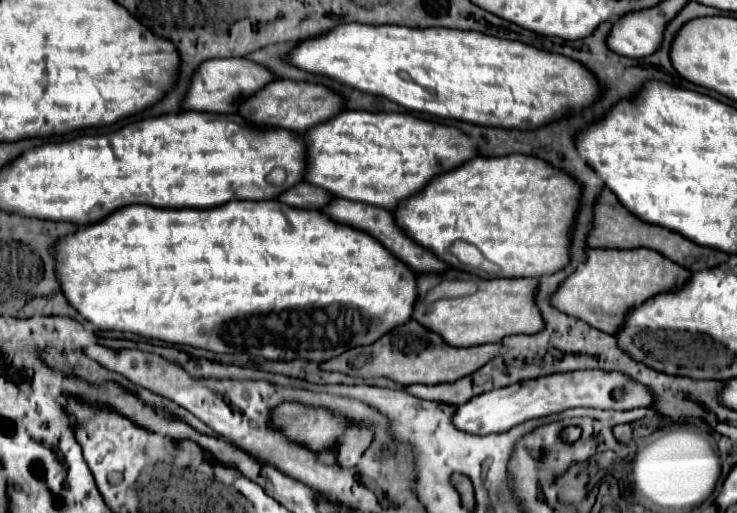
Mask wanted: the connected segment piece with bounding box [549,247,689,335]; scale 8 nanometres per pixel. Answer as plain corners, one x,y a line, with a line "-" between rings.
587,249
585,263
575,271
575,297
569,299
569,283
561,283
549,301
561,313
567,313
599,331
613,335
631,307
649,295
679,287
687,277
687,269
651,249

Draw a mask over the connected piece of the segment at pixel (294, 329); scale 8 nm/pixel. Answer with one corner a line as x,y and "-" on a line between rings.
275,199
271,201
237,201
225,203
213,209
157,209
147,205
131,205
113,211
107,219
79,227
77,231
63,235
51,249
55,257
55,277
59,287
83,319
93,323
97,331
129,331
147,339
159,339
171,345
191,345
197,349
207,349
213,353
247,353
269,361
291,361
307,359
323,363
341,355
343,351
359,345
373,343
379,335
385,335
391,327
407,321
415,303
415,273
395,259
377,239
357,231
353,227
331,221
319,211
287,207

